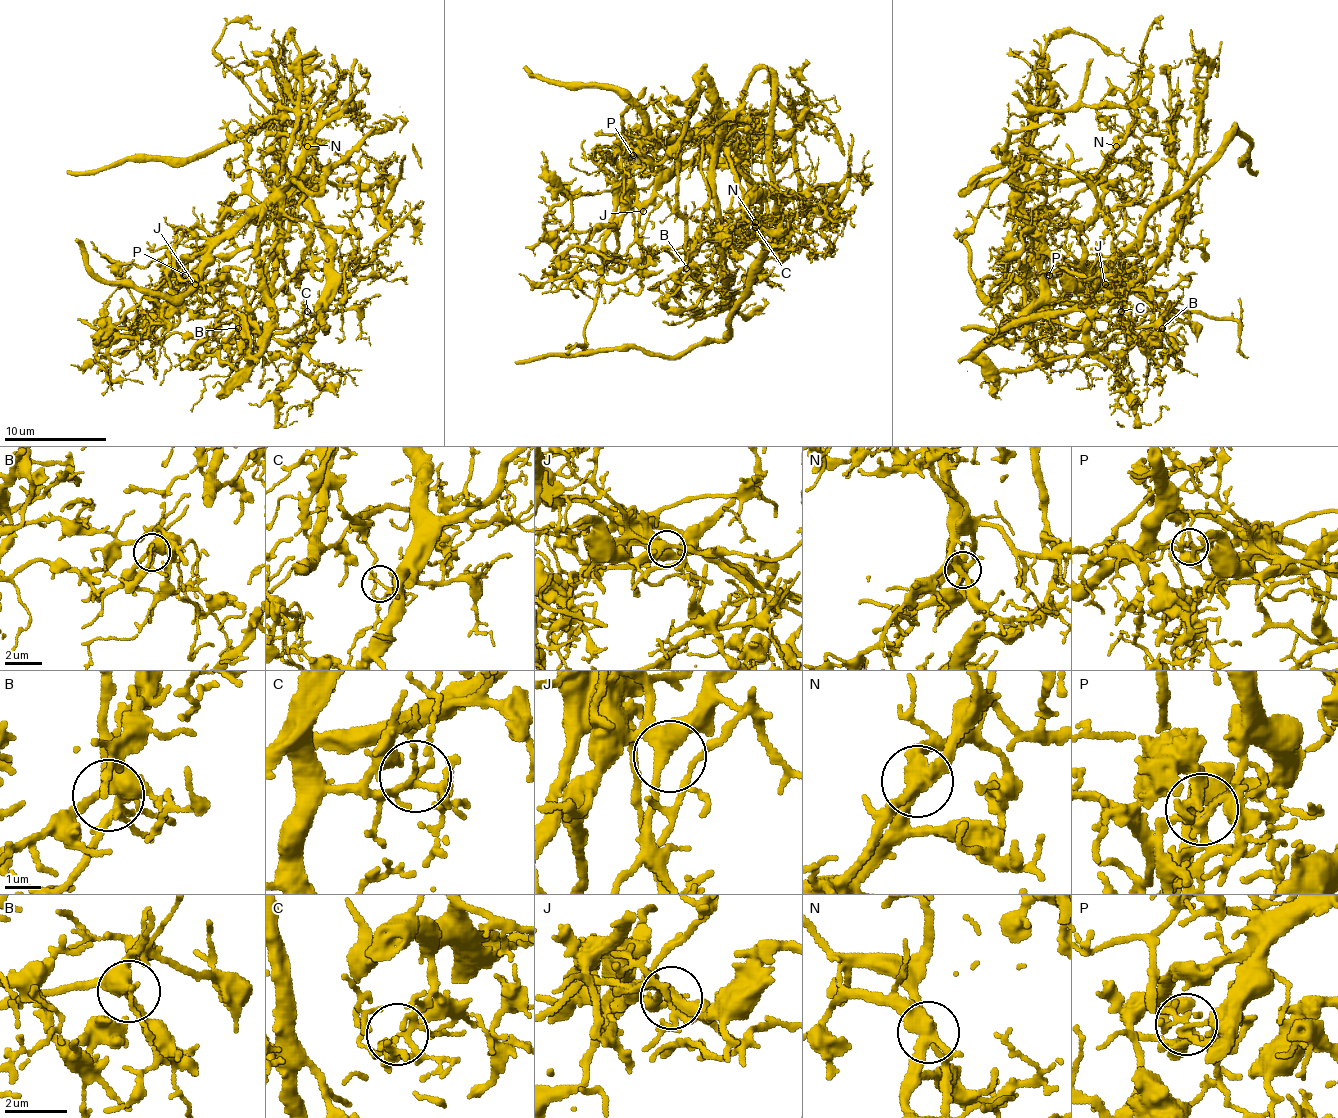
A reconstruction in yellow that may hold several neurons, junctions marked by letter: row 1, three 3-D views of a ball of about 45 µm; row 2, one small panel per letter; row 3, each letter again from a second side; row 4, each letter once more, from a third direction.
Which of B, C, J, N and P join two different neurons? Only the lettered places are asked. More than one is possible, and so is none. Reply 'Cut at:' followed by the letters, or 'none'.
Cut at: C, N, P

